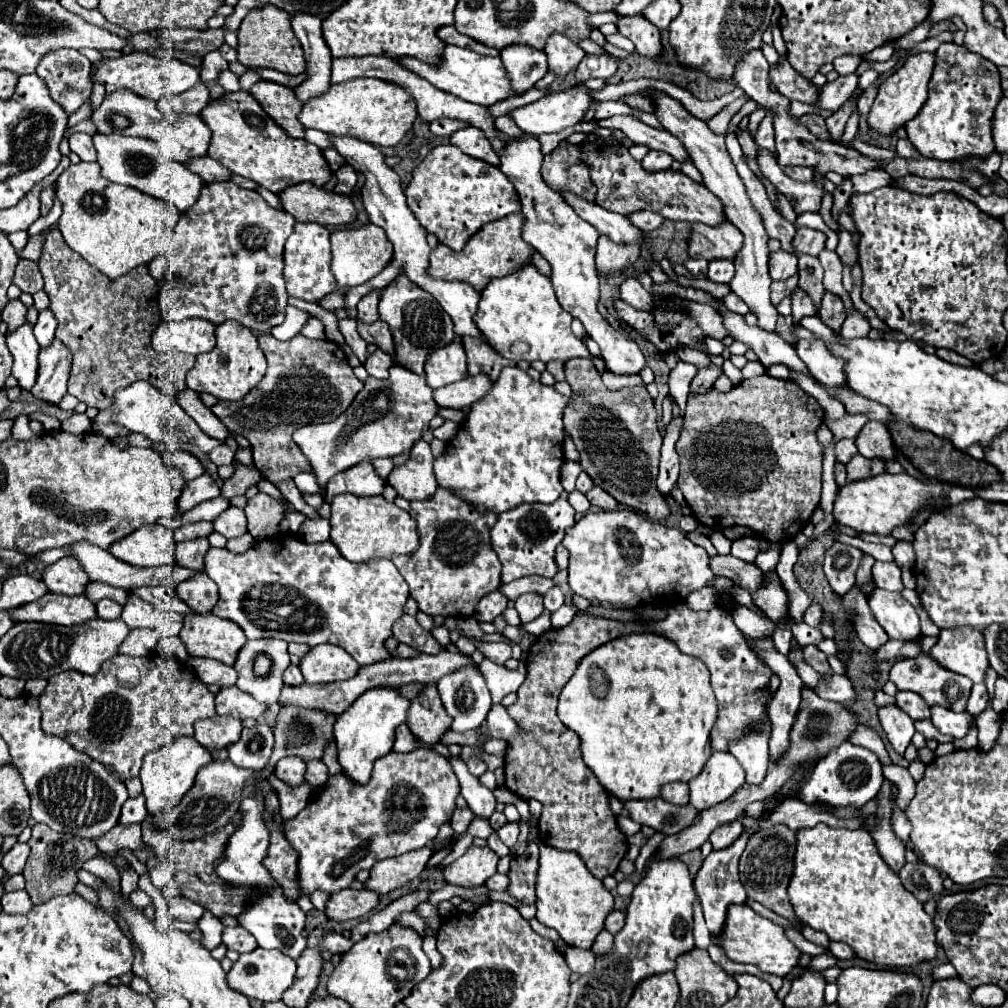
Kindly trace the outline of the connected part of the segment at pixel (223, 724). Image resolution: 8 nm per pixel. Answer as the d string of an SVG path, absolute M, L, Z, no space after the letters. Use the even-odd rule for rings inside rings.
M212 716L194 724L194 738L212 754L212 750L226 748L240 738L242 722L230 716Z

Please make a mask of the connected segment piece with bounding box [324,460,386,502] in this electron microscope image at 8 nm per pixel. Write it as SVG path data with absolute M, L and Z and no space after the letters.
M366 460L330 478L324 500L330 502L334 496L344 492L350 492L354 496L378 496L384 492L384 486L386 486L386 480L380 478L378 472L374 470L374 464Z

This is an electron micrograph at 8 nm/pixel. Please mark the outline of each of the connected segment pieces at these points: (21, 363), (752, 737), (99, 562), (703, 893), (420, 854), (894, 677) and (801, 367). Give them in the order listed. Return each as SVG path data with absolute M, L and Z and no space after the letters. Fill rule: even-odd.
M26 322L24 326L8 334L6 342L14 358L12 376L18 380L18 388L32 390L38 376L38 350L40 350L32 332L32 326Z
M770 722L762 724L758 730L750 730L738 742L730 744L730 754L740 762L746 772L746 784L760 784L768 768L768 738Z
M86 540L72 544L72 554L80 560L80 564L86 570L86 574L90 576L90 580L106 582L110 586L118 586L118 588L124 588L124 590L130 590L130 588L136 588L136 586L168 586L168 588L176 588L180 582L184 582L184 580L188 580L188 578L192 578L196 574L196 570L184 570L178 564L166 564L166 566L160 566L160 568L136 568L136 566L130 566L126 562L116 560L114 556L110 556L108 550L98 548L98 546L94 546L94 544L86 542Z
M744 830L742 838L738 838L738 842L734 842L734 844L730 844L726 850L712 850L704 858L704 864L702 864L702 868L700 868L700 872L694 880L694 888L696 888L696 894L700 898L702 910L704 910L706 926L708 926L708 930L714 938L718 938L724 930L724 920L726 920L728 906L746 902L746 890L740 884L740 876L738 876L738 860L740 860L740 854L744 852L744 848L748 844L750 834L754 834L754 832L756 830Z
M422 848L392 860L382 860L378 862L378 866L370 868L370 878L366 880L364 886L376 894L388 894L396 888L402 888L404 884L408 884L410 880L422 874L430 856L432 856L432 850Z
M920 654L918 658L906 658L906 660L896 662L890 670L890 680L896 684L898 690L908 690L908 692L920 694L928 706L944 706L952 712L966 712L966 702L970 696L972 680L942 668L928 654Z
M720 302L720 306L722 306L720 314L724 318L724 326L730 330L730 336L748 344L756 352L764 370L768 370L774 364L784 364L790 370L808 374L806 364L798 358L798 354L794 354L794 348L788 342L784 342L778 334L766 334L758 326L748 326L748 324L744 324L744 318L740 314L726 310L722 302Z

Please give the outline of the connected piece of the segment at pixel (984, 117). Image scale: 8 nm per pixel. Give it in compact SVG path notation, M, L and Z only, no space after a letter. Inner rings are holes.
M942 44L936 50L934 74L928 84L928 100L918 116L906 124L908 140L926 158L988 158L994 152L992 116L1000 98L1000 72L990 60L968 52L964 46ZM964 138L966 146L958 146Z

